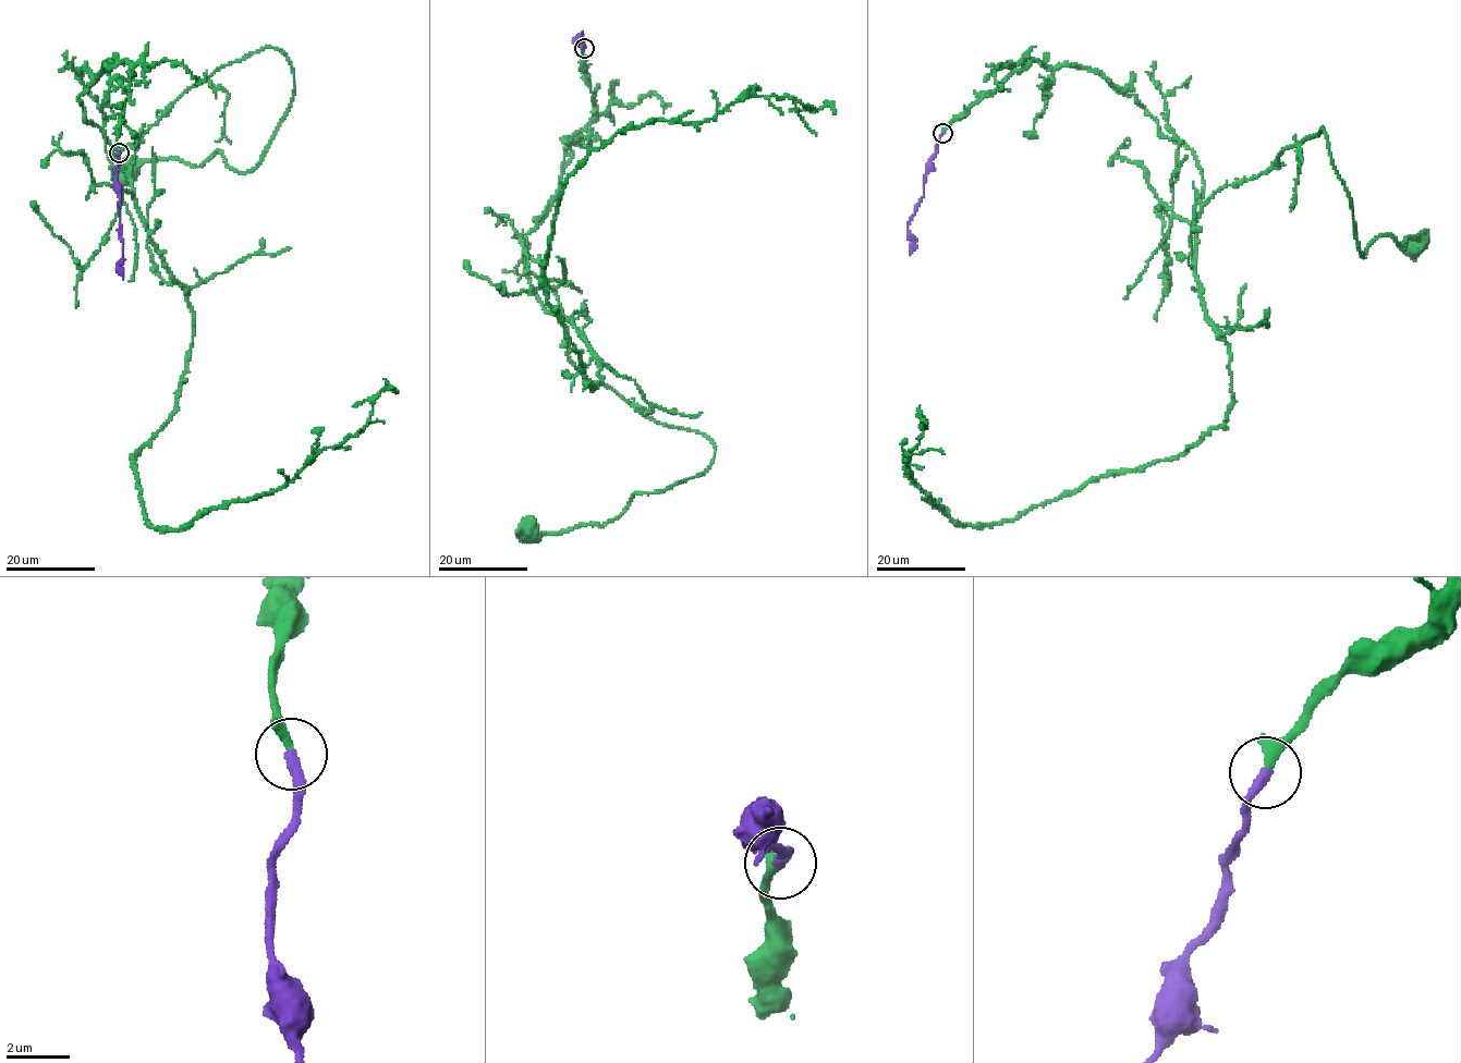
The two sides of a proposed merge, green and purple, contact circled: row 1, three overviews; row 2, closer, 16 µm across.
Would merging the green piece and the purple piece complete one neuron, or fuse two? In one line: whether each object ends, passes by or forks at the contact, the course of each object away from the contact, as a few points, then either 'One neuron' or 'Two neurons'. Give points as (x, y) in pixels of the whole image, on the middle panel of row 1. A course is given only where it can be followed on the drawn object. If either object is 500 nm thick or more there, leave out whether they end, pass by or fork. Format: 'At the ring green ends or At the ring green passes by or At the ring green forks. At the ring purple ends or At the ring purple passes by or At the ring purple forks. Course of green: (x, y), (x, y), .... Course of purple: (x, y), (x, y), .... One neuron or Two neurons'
At the ring green ends. At the ring purple ends. Course of green: (584, 48), (596, 117), (524, 236), (526, 277), (584, 376), (715, 450), (601, 525), (528, 528). Course of purple: (584, 48), (579, 44), (582, 33), (577, 40). One neuron

